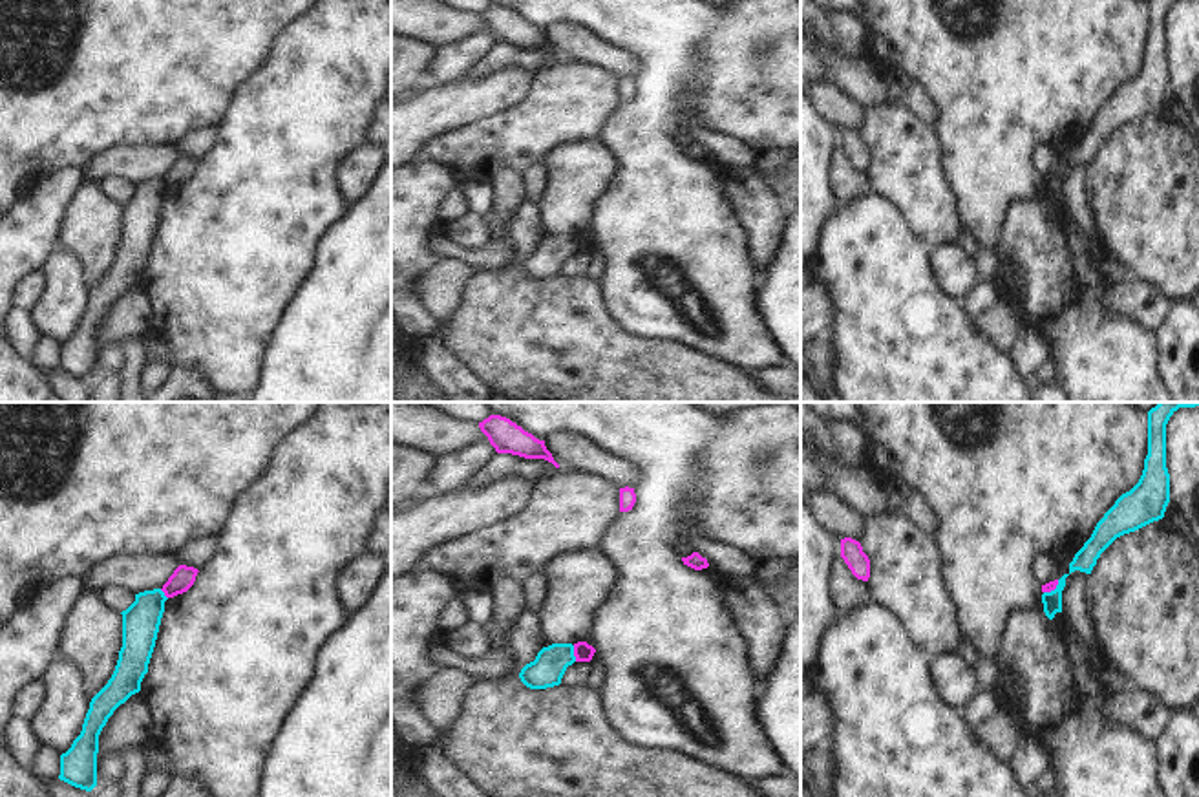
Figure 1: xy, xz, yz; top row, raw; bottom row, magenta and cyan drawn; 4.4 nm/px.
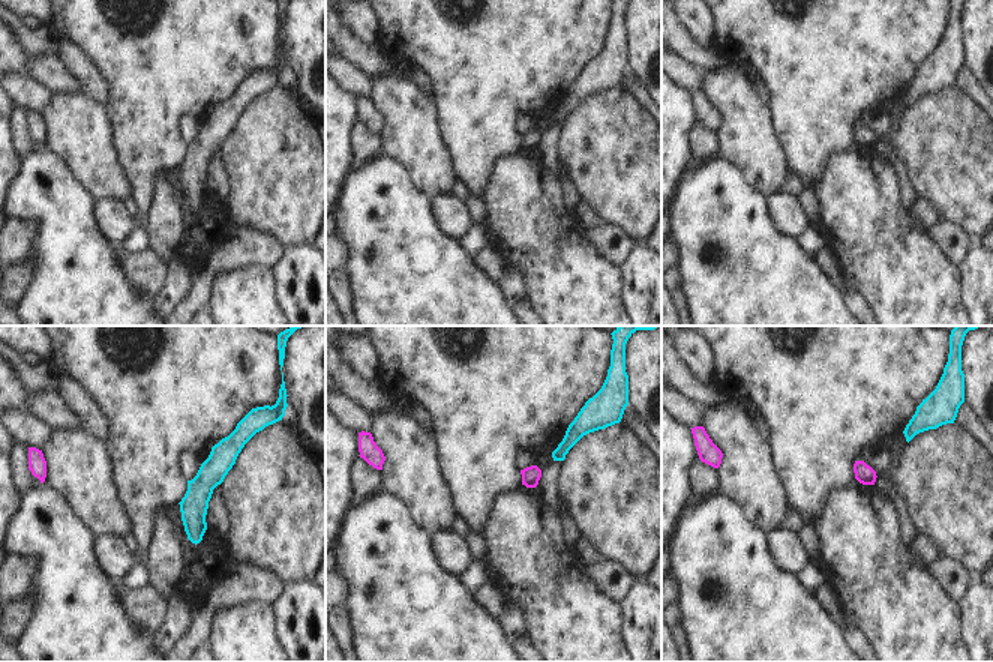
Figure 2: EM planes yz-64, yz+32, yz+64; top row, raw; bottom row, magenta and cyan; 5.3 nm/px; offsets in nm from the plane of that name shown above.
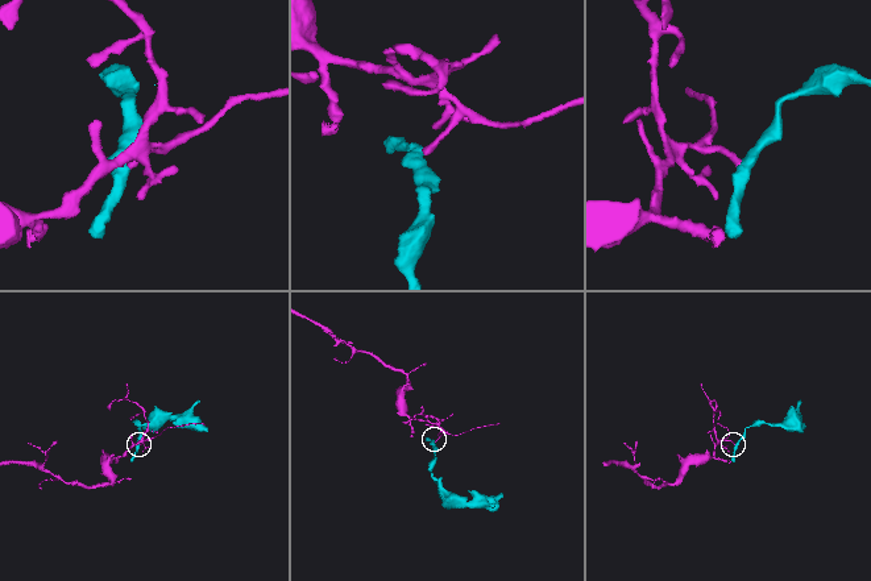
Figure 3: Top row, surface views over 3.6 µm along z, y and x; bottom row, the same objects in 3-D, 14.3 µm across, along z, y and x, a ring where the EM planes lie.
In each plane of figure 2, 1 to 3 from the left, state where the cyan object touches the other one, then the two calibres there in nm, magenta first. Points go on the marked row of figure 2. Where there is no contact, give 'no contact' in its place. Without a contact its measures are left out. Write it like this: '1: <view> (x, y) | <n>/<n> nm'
1: no contact
2: no contact
3: no contact

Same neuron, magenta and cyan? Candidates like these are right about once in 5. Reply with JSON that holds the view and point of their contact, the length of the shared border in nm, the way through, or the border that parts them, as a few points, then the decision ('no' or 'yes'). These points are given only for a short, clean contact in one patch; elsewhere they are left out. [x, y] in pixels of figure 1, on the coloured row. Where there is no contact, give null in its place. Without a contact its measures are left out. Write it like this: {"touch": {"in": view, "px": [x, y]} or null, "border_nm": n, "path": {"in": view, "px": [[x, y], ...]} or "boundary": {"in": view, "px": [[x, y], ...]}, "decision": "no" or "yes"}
{"touch": {"in": "xz", "px": [574, 653]}, "border_nm": 70, "boundary": {"in": "xz", "px": [[572, 646], [576, 660]]}, "decision": "no"}

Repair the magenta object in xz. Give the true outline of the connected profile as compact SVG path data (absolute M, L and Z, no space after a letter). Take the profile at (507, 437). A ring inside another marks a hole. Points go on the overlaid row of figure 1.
M490 415L479 422L479 428L497 453L512 453L525 459L545 459L559 468L552 453L546 450L545 441L536 439L510 419Z

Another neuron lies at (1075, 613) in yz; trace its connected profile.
M1075 570L1066 578L1062 590L1062 614L1071 631L1075 631L1091 649L1095 642L1095 627L1086 607L1086 579L1089 574Z

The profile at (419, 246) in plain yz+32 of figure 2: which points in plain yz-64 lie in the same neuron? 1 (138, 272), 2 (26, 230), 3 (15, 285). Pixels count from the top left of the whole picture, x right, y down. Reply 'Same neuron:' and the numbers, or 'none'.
Same neuron: none

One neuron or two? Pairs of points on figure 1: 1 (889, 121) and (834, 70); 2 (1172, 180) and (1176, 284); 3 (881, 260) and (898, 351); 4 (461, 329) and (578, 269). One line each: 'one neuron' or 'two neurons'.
1: two neurons
2: one neuron
3: one neuron
4: two neurons

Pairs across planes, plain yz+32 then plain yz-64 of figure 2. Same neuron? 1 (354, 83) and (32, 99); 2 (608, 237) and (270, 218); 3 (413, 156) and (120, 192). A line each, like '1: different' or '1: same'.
1: same
2: different
3: same

